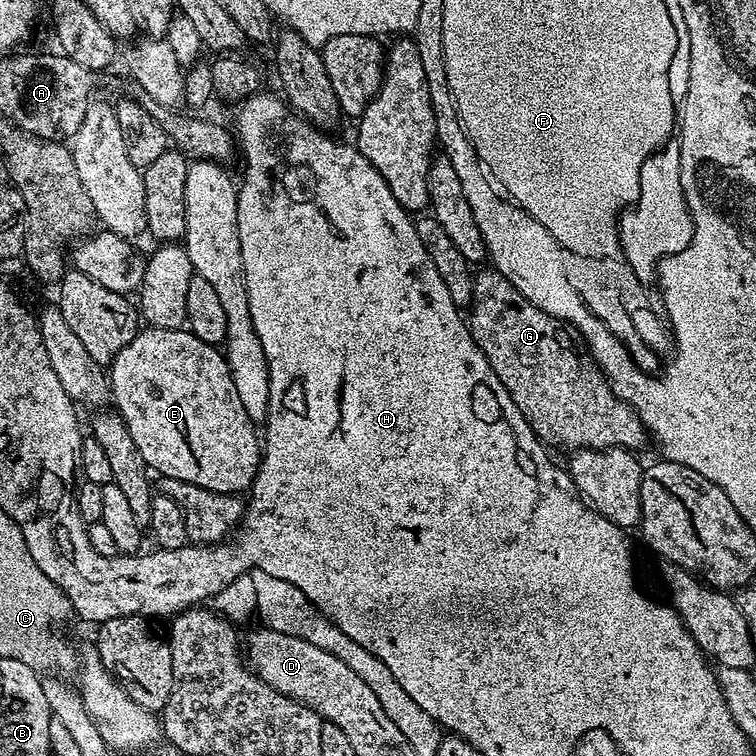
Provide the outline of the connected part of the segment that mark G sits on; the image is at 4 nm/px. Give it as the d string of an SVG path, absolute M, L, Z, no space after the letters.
M481 267L479 269L481 272L477 271L472 278L470 305L472 313L467 313L466 323L472 332L474 342L486 354L494 374L498 374L510 398L514 398L514 406L522 410L526 422L536 431L536 437L541 442L547 442L549 445L557 444L560 448L568 448L567 450L581 448L640 450L644 444L644 436L646 437L640 413L612 391L612 385L609 384L603 368L576 349L571 336L573 333L562 326L561 321L538 310L538 306L526 302L522 294L518 294L518 290L514 290L514 286L510 286L510 282L506 282L506 278L502 278L502 274L495 268L484 267Z

